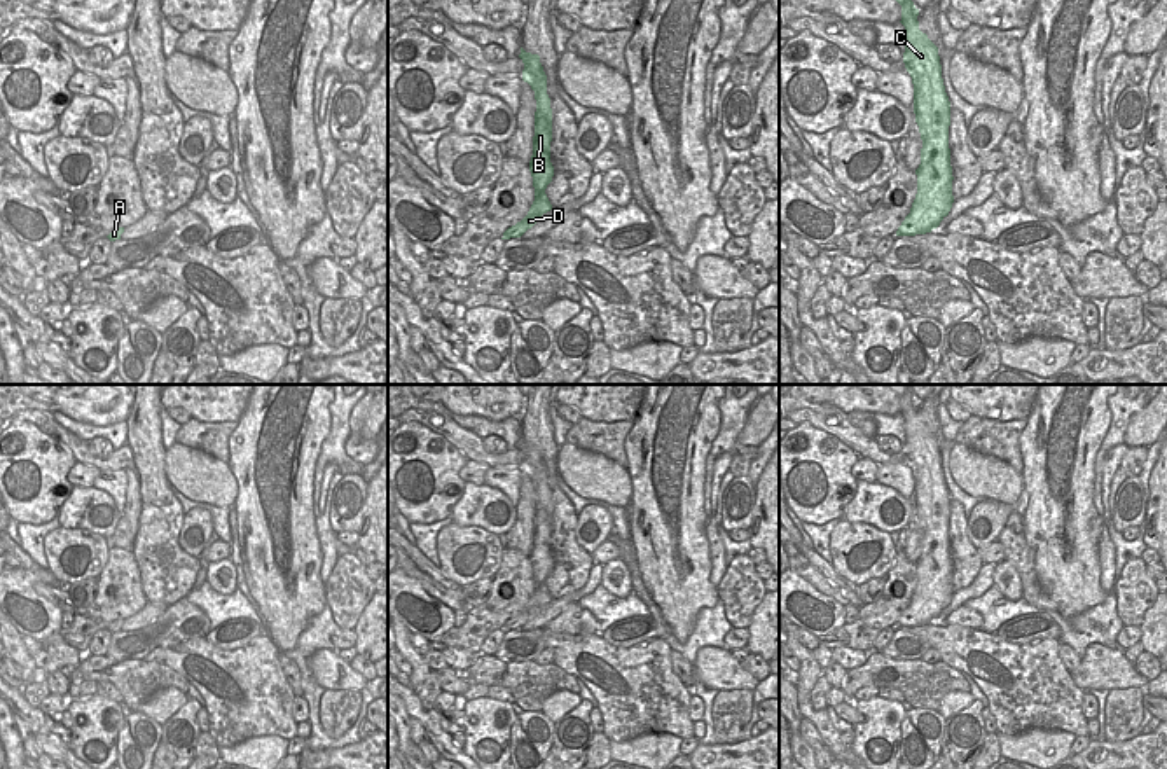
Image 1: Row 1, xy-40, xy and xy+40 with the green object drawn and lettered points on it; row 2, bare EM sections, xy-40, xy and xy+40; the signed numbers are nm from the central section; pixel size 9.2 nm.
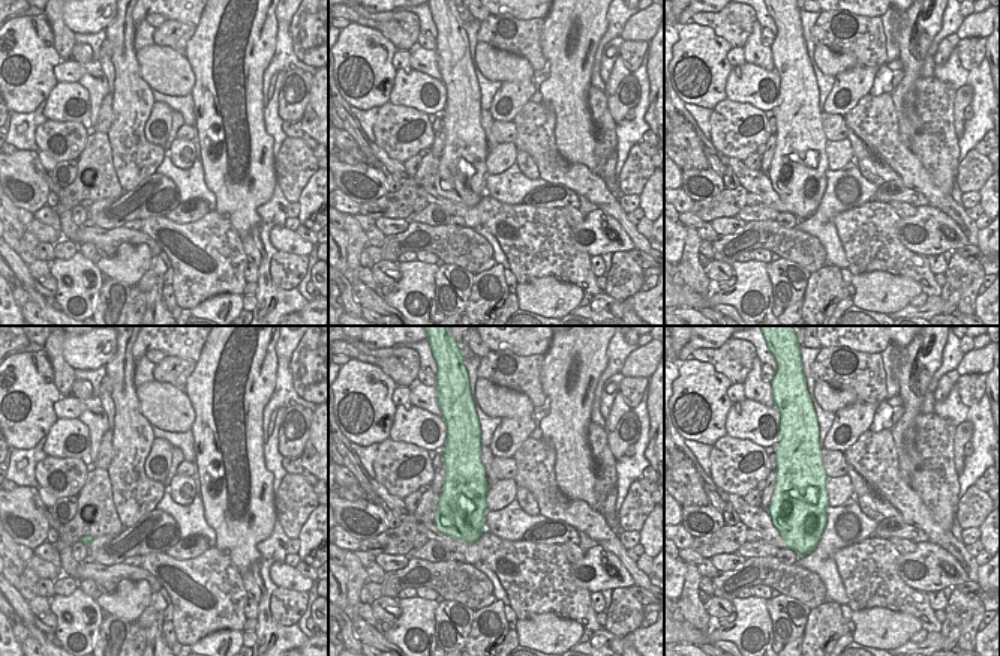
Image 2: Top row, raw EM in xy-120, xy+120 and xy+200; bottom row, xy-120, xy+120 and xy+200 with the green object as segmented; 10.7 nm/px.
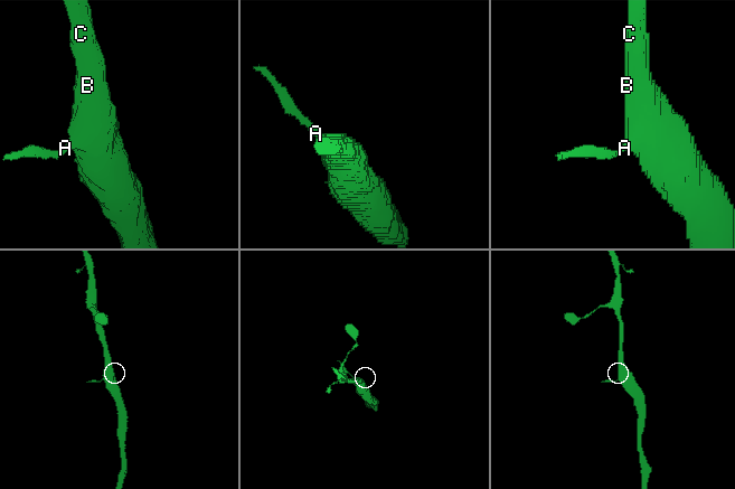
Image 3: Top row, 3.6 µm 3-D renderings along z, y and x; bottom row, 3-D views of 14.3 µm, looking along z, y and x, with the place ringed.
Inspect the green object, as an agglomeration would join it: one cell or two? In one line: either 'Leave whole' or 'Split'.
Leave whole.

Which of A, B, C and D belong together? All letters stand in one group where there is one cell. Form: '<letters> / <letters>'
A B C D

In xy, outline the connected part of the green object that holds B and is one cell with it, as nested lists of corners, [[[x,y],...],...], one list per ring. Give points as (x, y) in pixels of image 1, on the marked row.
[[[521,47],[519,58],[524,63],[522,80],[531,86],[536,100],[535,112],[535,136],[533,136],[533,156],[529,161],[529,171],[533,177],[535,201],[528,215],[508,227],[501,239],[521,238],[531,229],[543,213],[552,210],[552,204],[545,194],[547,185],[552,182],[554,166],[550,163],[550,142],[552,142],[552,108],[547,94],[547,75],[540,63],[538,54],[526,52]]]

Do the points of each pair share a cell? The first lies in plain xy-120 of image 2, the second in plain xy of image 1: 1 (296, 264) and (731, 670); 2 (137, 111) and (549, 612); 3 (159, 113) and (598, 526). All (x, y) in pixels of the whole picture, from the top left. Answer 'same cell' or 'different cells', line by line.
1: different cells
2: different cells
3: same cell

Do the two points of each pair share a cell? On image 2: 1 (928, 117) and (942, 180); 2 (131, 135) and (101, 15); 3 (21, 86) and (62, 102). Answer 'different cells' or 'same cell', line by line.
1: same cell
2: different cells
3: different cells

